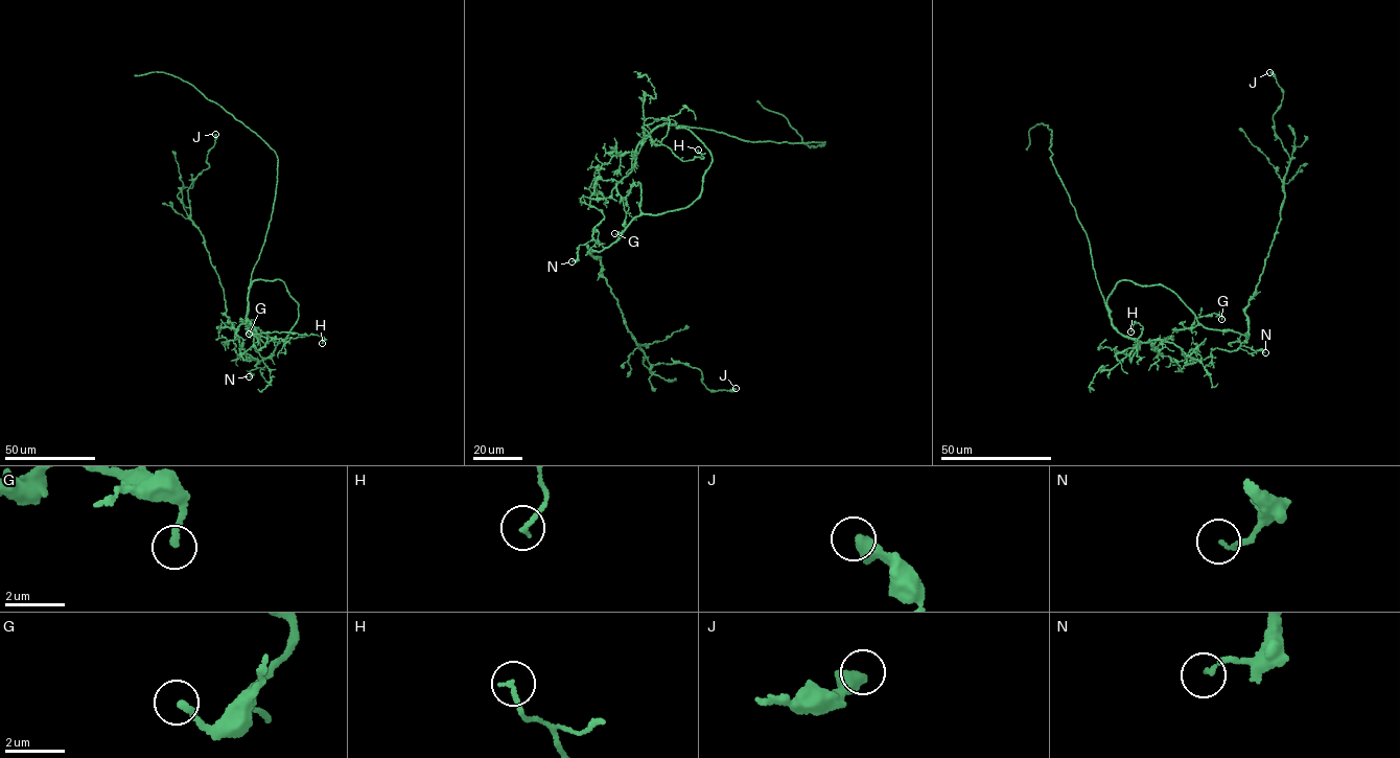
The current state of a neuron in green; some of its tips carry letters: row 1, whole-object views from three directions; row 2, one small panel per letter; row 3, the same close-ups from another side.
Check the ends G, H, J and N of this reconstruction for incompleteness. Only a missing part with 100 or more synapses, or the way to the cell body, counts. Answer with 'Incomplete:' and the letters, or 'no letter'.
Incomplete: no letter

